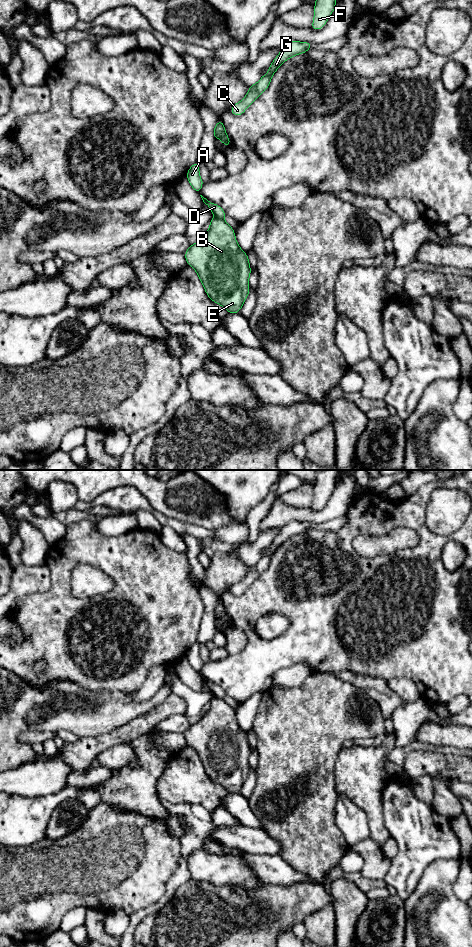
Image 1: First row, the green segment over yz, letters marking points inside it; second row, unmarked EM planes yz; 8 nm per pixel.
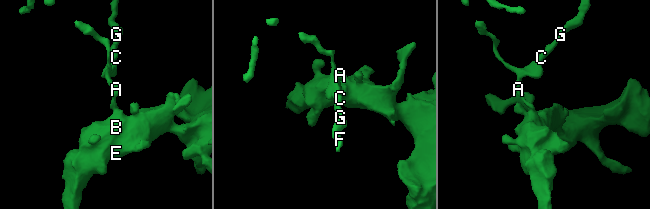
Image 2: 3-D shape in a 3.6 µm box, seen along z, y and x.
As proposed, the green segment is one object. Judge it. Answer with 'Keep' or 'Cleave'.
Cleave

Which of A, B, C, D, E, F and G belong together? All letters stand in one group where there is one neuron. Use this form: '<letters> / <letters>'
A C D F G / B E

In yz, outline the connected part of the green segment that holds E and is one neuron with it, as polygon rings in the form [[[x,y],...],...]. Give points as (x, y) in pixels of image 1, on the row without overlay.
[[[214,697],[209,703],[207,712],[184,733],[186,743],[198,754],[208,777],[228,793],[237,794],[250,771],[251,747],[248,735],[239,727],[235,711],[223,698]]]

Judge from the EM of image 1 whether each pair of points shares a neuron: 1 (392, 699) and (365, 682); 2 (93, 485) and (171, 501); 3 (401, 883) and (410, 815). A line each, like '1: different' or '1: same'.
1: same
2: same
3: same

